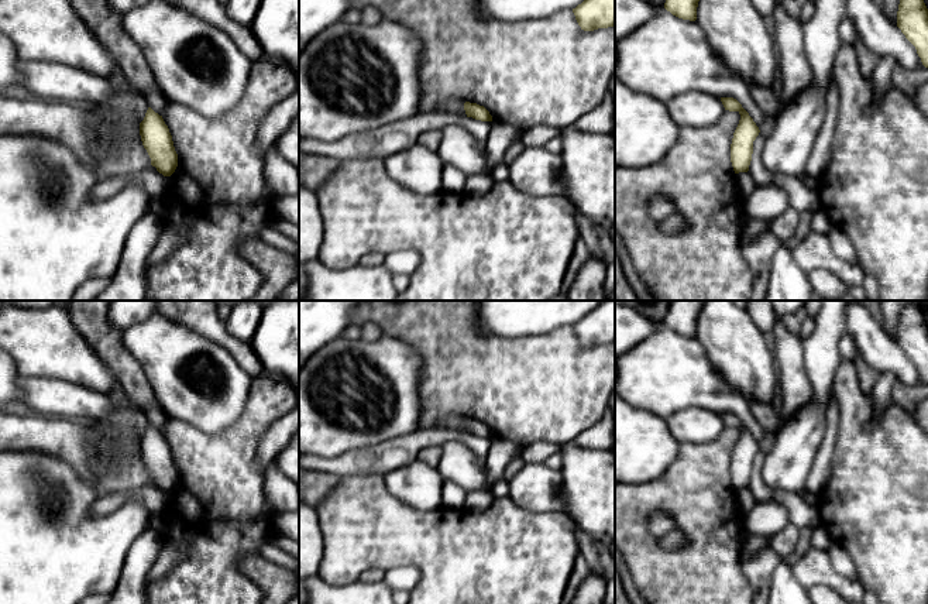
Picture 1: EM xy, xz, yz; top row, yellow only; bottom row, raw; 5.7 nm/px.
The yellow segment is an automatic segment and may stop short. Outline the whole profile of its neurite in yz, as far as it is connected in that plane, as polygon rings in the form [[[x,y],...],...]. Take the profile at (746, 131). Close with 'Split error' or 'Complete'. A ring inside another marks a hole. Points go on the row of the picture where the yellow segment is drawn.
[[[721,97],[721,102],[725,110],[738,111],[740,114],[731,144],[731,162],[735,174],[747,172],[753,154],[753,141],[759,135],[760,130],[736,99]]]. Complete

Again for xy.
[[[148,107],[144,120],[140,123],[140,135],[151,158],[151,165],[164,176],[171,176],[178,167],[178,154],[162,116],[151,107]]]. Complete

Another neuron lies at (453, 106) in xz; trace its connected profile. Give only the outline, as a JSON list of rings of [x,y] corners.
[[[458,99],[446,100],[440,104],[440,110],[437,113],[467,117],[464,110],[464,103],[465,103],[464,100],[458,100]]]

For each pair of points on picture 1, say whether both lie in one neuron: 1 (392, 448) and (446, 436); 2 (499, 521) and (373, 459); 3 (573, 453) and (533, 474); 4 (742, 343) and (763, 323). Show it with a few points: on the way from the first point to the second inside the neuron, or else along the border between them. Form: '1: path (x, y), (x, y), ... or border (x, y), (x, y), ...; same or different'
1: path (405, 448), (419, 439), (433, 438); same
2: border (384, 474), (358, 474), (351, 477); different
3: border (560, 469), (562, 498), (564, 501); different
4: border (748, 315), (765, 333); different

